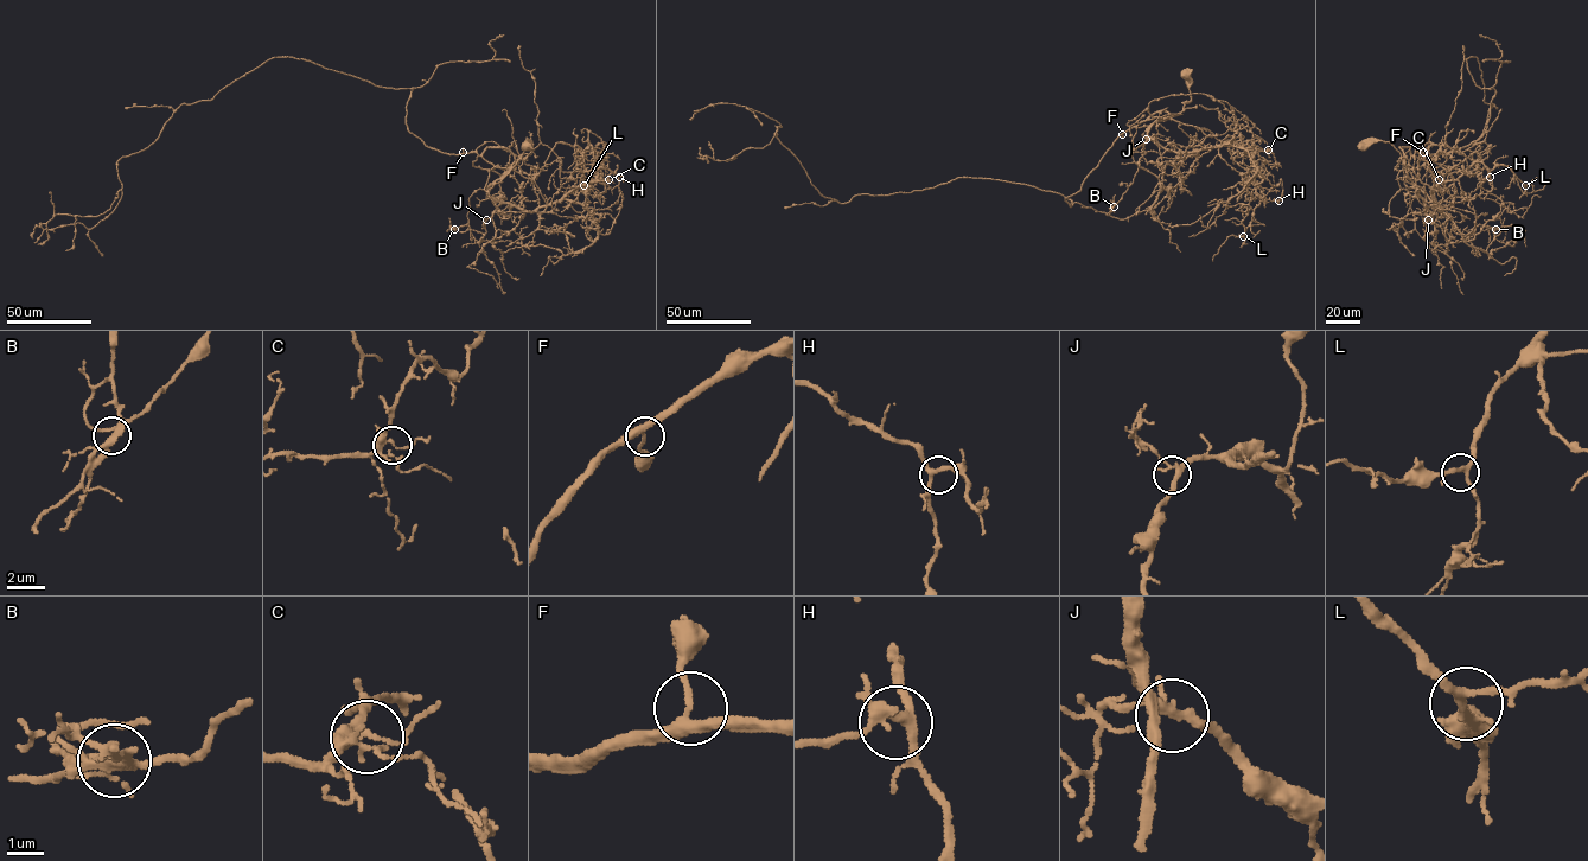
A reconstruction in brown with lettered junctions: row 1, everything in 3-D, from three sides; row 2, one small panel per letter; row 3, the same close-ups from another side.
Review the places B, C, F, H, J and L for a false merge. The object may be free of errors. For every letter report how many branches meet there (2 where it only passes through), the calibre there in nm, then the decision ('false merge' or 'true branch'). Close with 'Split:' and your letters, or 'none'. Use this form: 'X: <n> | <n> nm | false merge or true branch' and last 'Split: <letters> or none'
B: 4 | 240 nm | false merge
C: 4 | 300 nm | true branch
F: 3 | 240 nm | true branch
H: 3 | 220 nm | true branch
J: 4 | 240 nm | true branch
L: 4 | 240 nm | true branch
Split: B

